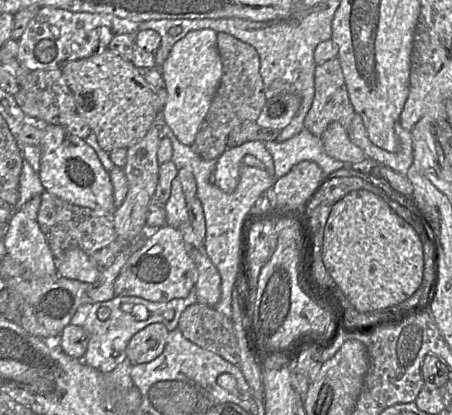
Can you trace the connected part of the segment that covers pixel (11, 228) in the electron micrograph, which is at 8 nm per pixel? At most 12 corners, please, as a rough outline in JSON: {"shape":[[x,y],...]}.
{"shape":[[40,197],[11,214],[6,255],[34,276],[56,276],[37,223]]}

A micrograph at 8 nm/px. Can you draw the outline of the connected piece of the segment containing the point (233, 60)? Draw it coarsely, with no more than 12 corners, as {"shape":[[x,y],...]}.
{"shape":[[217,34],[222,77],[191,145],[218,159],[267,101],[257,50]]}

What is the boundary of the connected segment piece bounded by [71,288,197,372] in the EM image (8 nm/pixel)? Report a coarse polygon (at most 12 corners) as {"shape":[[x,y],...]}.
{"shape":[[115,295],[79,306],[71,323],[88,336],[81,360],[100,372],[126,360],[134,334],[173,331],[197,297],[150,302]]}

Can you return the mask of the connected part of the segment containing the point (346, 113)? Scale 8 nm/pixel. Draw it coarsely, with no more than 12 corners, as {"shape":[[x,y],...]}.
{"shape":[[337,56],[317,65],[304,128],[321,137],[354,115]]}

